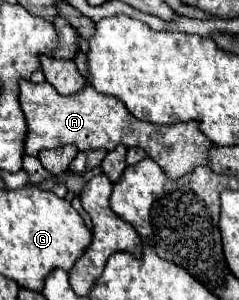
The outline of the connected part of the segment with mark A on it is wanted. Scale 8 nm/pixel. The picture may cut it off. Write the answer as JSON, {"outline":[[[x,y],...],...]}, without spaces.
{"outline":[[[22,79],[20,87],[20,107],[28,123],[28,135],[24,141],[26,155],[36,157],[42,149],[52,149],[60,145],[78,145],[80,151],[100,147],[110,151],[122,143],[126,147],[142,147],[148,157],[166,171],[170,179],[186,175],[196,165],[206,165],[206,149],[212,145],[212,141],[198,129],[196,121],[172,125],[138,121],[132,113],[128,113],[126,105],[120,99],[98,93],[92,85],[86,85],[82,91],[68,97],[60,95],[48,81],[32,83]]]}

